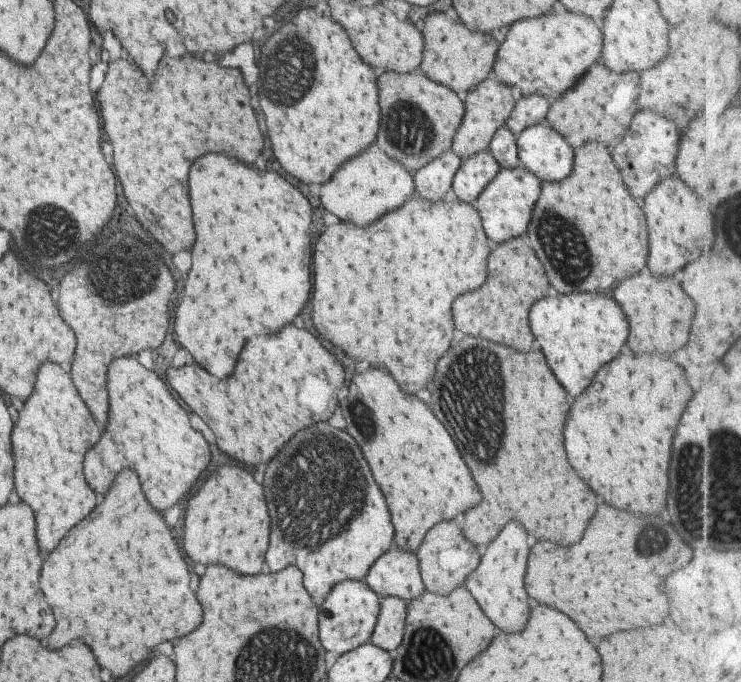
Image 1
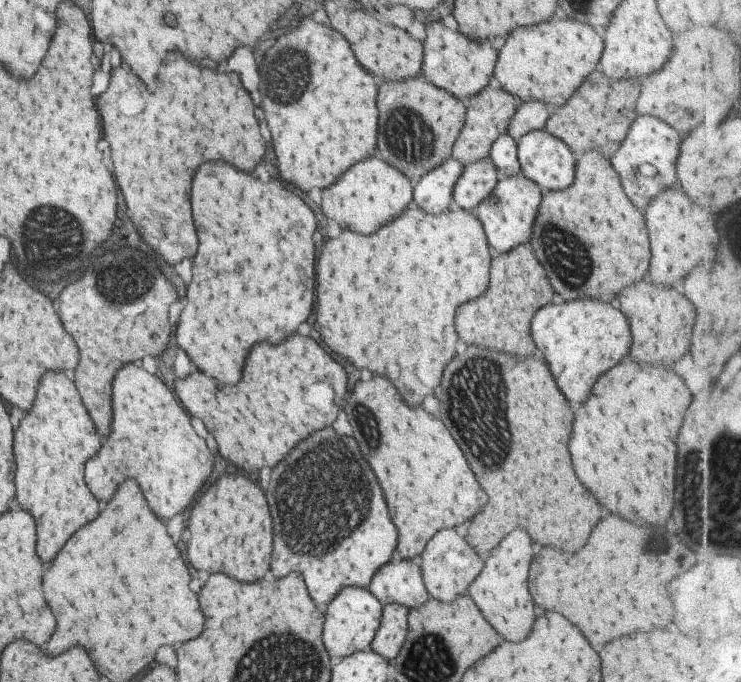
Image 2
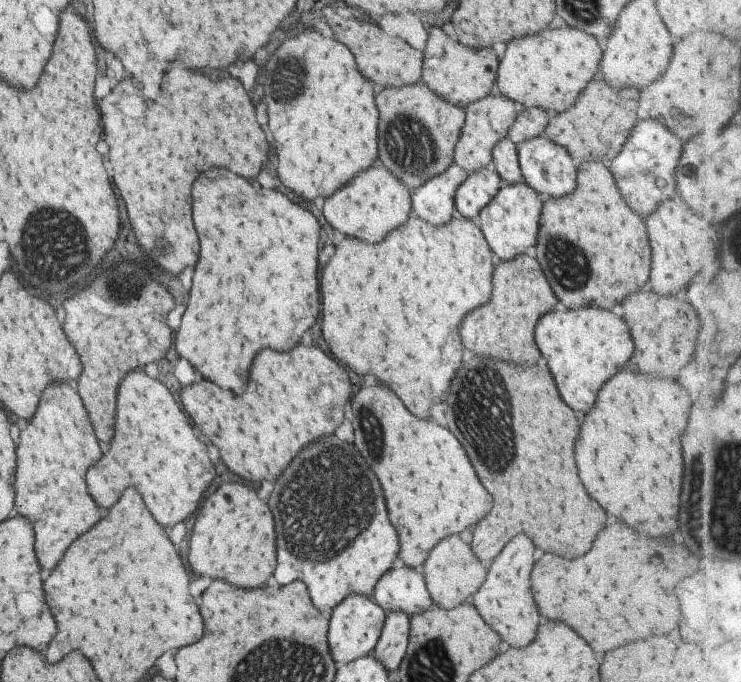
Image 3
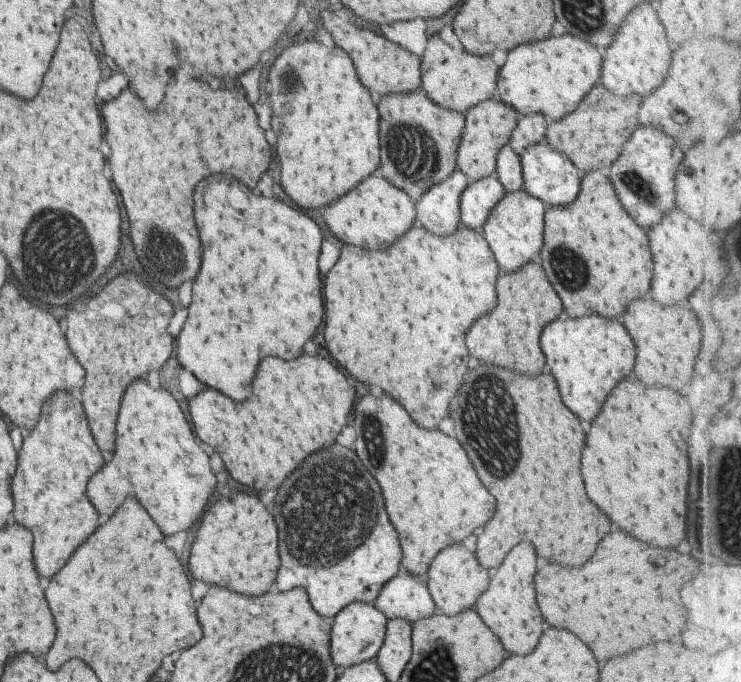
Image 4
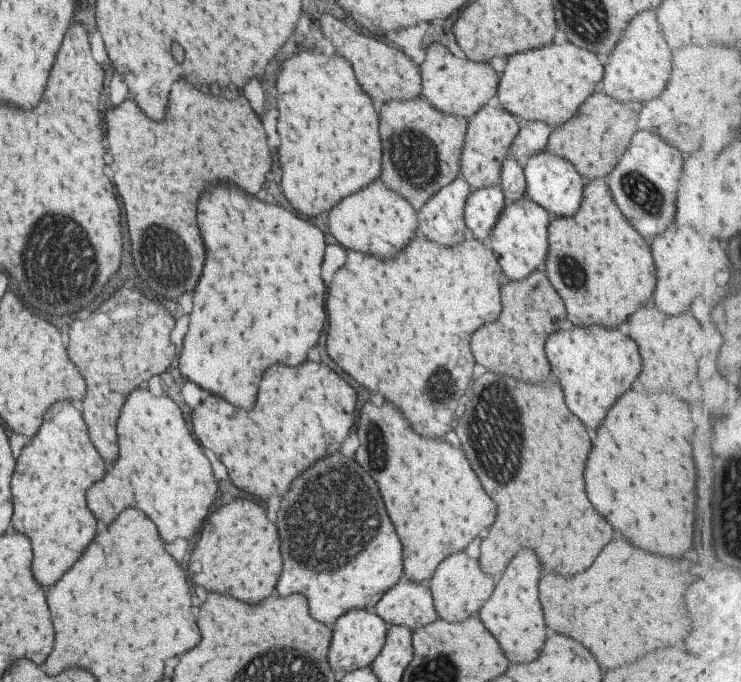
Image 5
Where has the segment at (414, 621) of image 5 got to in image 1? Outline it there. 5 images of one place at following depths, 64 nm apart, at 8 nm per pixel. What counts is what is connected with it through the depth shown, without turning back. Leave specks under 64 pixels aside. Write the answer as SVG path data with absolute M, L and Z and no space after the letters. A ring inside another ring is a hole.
M389 548L369 567L363 582L381 599L397 597L405 604L421 596L421 578L415 554Z

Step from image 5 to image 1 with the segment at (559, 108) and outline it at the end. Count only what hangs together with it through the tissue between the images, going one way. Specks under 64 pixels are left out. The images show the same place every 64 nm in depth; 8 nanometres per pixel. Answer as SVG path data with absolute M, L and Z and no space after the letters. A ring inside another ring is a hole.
M555 10L541 18L515 22L498 45L492 70L517 96L541 95L546 100L556 101L563 92L575 86L575 80L595 64L599 54L601 32L597 26L585 16Z

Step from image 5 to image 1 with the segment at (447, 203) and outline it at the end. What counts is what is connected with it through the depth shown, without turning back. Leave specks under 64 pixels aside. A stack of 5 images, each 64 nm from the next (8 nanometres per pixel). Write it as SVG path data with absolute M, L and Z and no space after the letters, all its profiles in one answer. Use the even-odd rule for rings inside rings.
M451 150L430 160L412 175L414 192L427 202L443 202L445 192L452 186L453 175L460 165L460 158Z

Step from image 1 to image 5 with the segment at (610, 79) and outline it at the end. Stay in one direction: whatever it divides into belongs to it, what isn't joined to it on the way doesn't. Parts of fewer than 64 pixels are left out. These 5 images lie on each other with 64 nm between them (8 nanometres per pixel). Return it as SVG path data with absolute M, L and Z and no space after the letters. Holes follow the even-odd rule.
M595 92L580 104L577 112L567 122L551 129L546 150L553 156L570 162L585 183L605 178L621 158L630 138L633 138L639 108L639 104L619 104L605 94Z

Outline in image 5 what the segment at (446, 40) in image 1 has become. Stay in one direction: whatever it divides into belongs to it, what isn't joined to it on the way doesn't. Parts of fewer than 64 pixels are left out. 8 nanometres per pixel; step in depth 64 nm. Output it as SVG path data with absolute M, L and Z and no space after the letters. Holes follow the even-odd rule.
M433 44L424 51L424 59L418 66L421 83L421 96L441 114L451 114L469 120L489 98L496 94L498 78L487 63L474 63L465 58L451 56L443 46Z

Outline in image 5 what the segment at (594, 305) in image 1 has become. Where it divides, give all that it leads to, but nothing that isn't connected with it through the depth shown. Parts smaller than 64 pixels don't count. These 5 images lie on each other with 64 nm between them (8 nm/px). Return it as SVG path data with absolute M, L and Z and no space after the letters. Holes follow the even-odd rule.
M566 324L546 338L544 353L551 364L551 372L561 384L565 406L589 430L599 428L611 404L625 390L631 388L633 380L641 372L641 358L635 342L623 338L619 332L613 330L573 327Z

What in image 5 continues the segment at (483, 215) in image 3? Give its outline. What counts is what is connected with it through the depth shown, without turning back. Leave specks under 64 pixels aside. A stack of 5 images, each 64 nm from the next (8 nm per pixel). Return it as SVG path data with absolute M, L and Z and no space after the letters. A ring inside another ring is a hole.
M525 196L512 203L507 202L497 222L494 222L488 240L483 243L493 253L500 271L509 281L520 281L533 271L542 269L548 254L547 229L550 220L548 212Z

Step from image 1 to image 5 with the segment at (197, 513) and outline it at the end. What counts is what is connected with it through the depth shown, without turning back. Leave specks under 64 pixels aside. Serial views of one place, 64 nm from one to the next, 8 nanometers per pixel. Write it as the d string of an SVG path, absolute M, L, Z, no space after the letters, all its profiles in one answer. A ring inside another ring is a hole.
M233 500L209 514L191 554L187 562L187 576L191 582L207 592L225 594L245 604L257 604L267 598L281 572L277 530L267 522L263 508L253 500Z

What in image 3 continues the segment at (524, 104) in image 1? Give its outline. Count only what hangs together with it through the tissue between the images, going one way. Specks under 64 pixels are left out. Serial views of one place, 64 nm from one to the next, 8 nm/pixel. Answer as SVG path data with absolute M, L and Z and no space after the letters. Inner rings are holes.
M531 107L522 109L509 127L506 136L516 146L524 141L543 134L548 123L547 114L543 109Z

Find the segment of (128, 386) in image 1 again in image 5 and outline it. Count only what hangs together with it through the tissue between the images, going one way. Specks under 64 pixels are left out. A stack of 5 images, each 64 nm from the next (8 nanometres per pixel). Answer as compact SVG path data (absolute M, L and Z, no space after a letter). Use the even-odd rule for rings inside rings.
M139 388L131 391L129 398L125 400L125 406L121 408L121 414L117 418L117 444L119 444L119 454L121 460L115 462L111 474L105 474L97 484L89 488L89 494L85 494L85 502L89 506L89 512L101 522L103 514L103 524L109 526L111 520L125 508L133 506L141 510L157 528L161 534L163 542L173 542L177 538L189 540L201 526L201 522L207 516L209 506L215 500L217 494L217 484L211 474L211 466L207 458L203 456L199 444L187 430L183 416L179 408L165 394L159 398L153 398L146 388Z

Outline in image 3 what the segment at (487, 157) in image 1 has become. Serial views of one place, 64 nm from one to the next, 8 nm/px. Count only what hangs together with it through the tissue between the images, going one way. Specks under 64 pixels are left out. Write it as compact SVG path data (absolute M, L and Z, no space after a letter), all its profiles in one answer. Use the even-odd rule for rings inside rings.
M490 163L475 171L459 185L454 194L454 206L463 218L476 218L500 189L501 180Z

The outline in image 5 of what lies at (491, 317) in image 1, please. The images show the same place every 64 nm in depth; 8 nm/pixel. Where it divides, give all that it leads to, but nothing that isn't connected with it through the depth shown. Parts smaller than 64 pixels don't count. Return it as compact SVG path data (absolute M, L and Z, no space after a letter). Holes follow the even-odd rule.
M543 269L533 271L528 277L520 281L508 281L500 286L501 312L493 324L489 323L471 336L471 354L477 364L481 364L485 370L513 376L521 382L543 382L549 376L549 364L544 353L546 338L563 328L567 324L566 310L561 297L551 286Z

